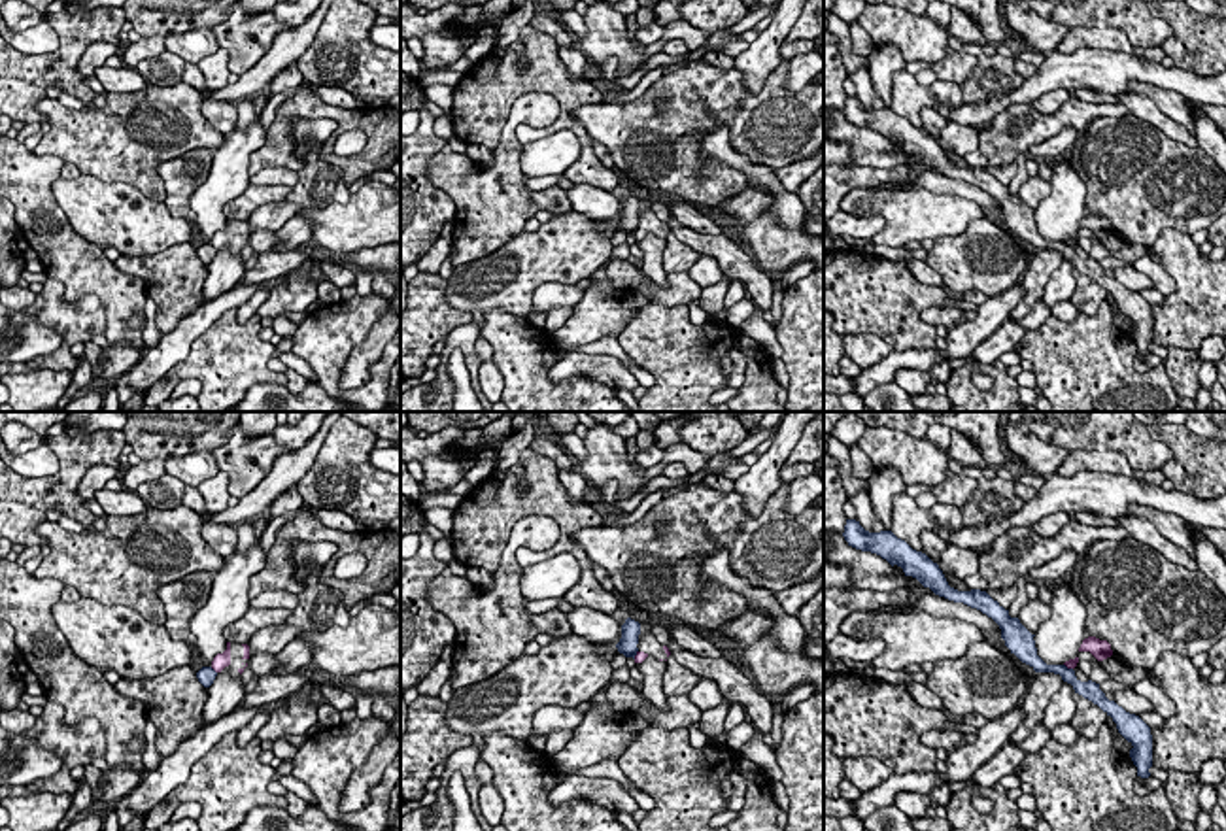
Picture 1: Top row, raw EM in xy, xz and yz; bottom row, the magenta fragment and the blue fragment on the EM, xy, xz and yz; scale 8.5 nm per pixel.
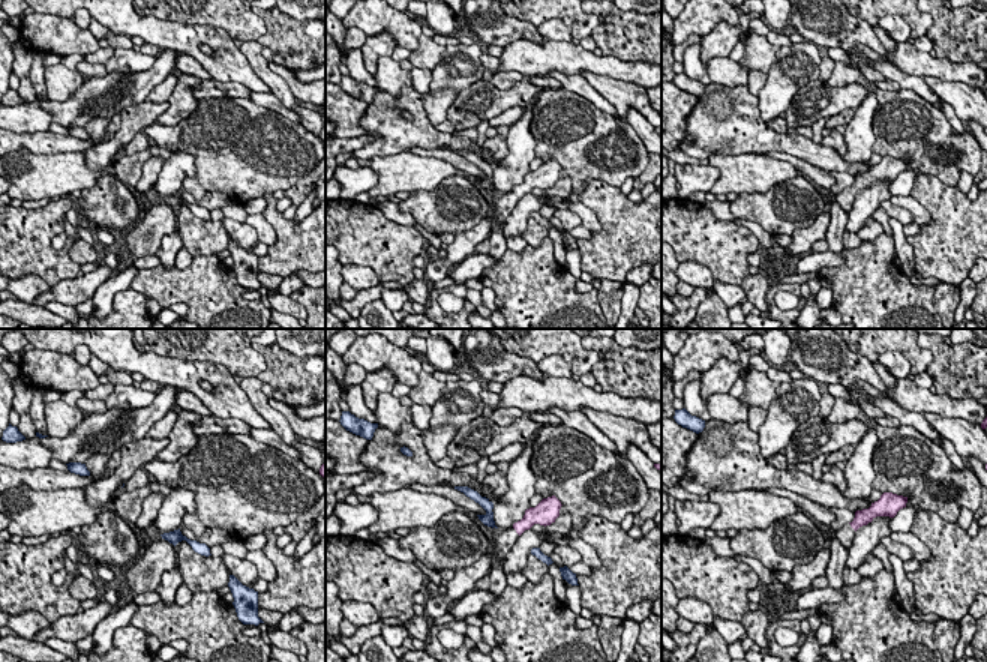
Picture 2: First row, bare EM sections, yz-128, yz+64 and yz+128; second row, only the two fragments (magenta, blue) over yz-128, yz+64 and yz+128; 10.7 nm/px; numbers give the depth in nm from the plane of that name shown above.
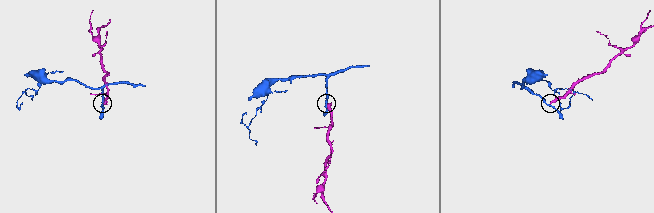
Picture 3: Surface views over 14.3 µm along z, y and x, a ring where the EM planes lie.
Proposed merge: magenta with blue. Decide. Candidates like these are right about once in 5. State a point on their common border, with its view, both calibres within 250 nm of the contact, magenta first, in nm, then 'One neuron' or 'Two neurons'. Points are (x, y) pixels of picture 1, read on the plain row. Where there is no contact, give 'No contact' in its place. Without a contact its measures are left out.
Touches magenta at xy (214, 246). Thickness 130 nm (magenta) against 160 nm. Two neurons

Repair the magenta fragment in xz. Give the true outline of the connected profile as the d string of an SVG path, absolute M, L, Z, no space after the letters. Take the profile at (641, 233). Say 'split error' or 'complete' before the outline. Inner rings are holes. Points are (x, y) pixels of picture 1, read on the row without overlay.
split error | M640 208L637 225L639 229L635 232L635 240L642 240L648 232L659 238L667 238L671 232L669 225L659 221L652 208Z

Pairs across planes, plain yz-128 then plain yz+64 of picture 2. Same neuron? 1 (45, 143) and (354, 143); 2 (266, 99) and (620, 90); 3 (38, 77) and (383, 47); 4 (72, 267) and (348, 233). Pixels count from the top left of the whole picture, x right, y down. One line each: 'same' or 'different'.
1: same
2: different
3: same
4: same

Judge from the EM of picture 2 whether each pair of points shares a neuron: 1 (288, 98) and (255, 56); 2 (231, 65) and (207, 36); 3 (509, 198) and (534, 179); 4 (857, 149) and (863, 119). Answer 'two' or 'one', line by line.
1: one
2: one
3: one
4: one

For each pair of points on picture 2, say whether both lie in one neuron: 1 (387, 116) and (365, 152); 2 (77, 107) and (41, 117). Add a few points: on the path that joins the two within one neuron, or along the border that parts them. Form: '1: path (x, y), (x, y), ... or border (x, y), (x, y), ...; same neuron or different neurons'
1: path (387, 126), (387, 137), (375, 147); same neuron
2: path (68, 113), (50, 116); same neuron

